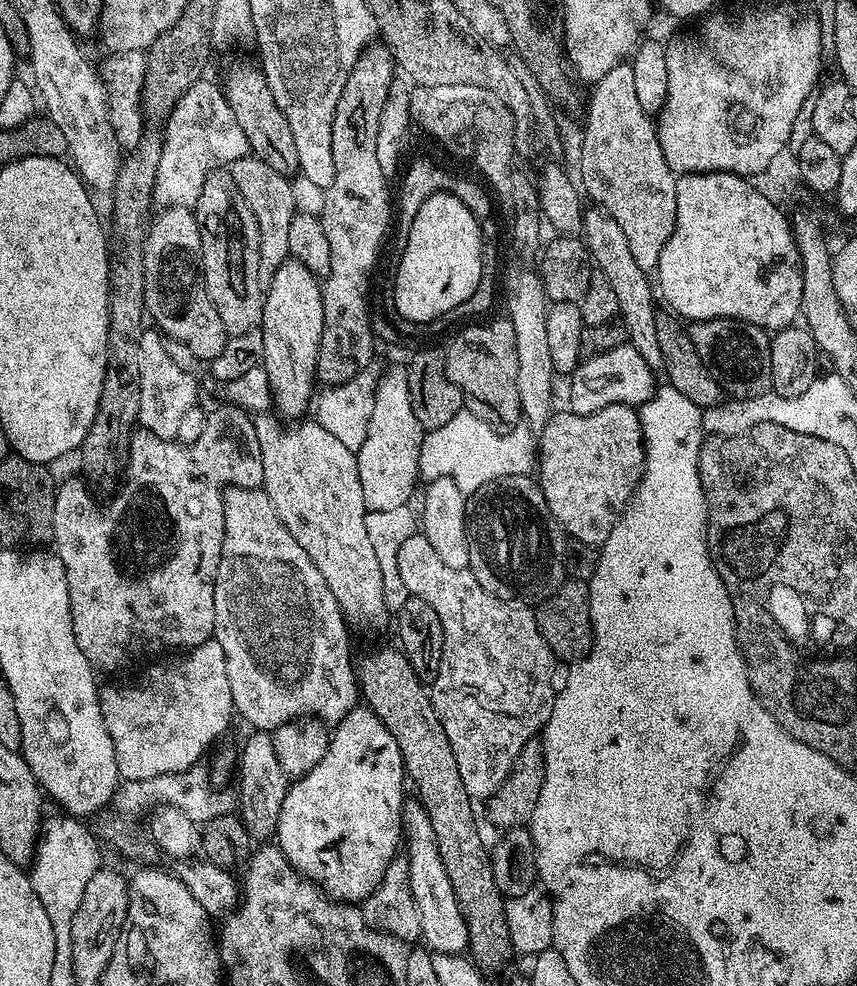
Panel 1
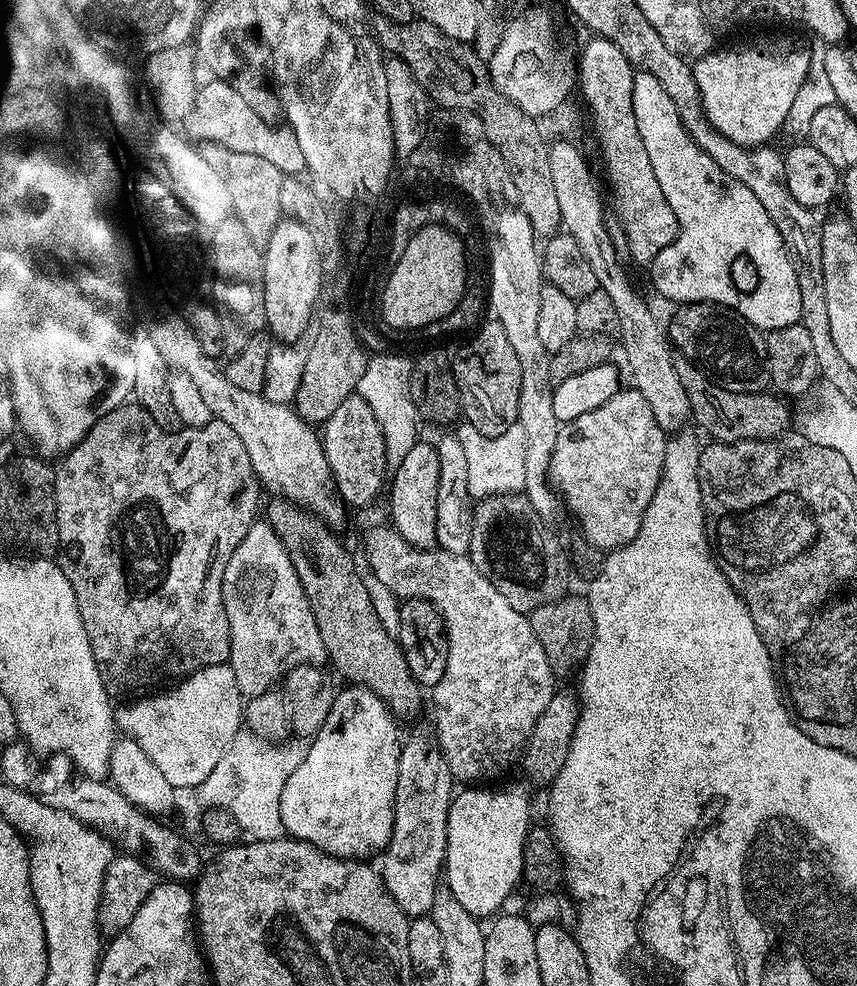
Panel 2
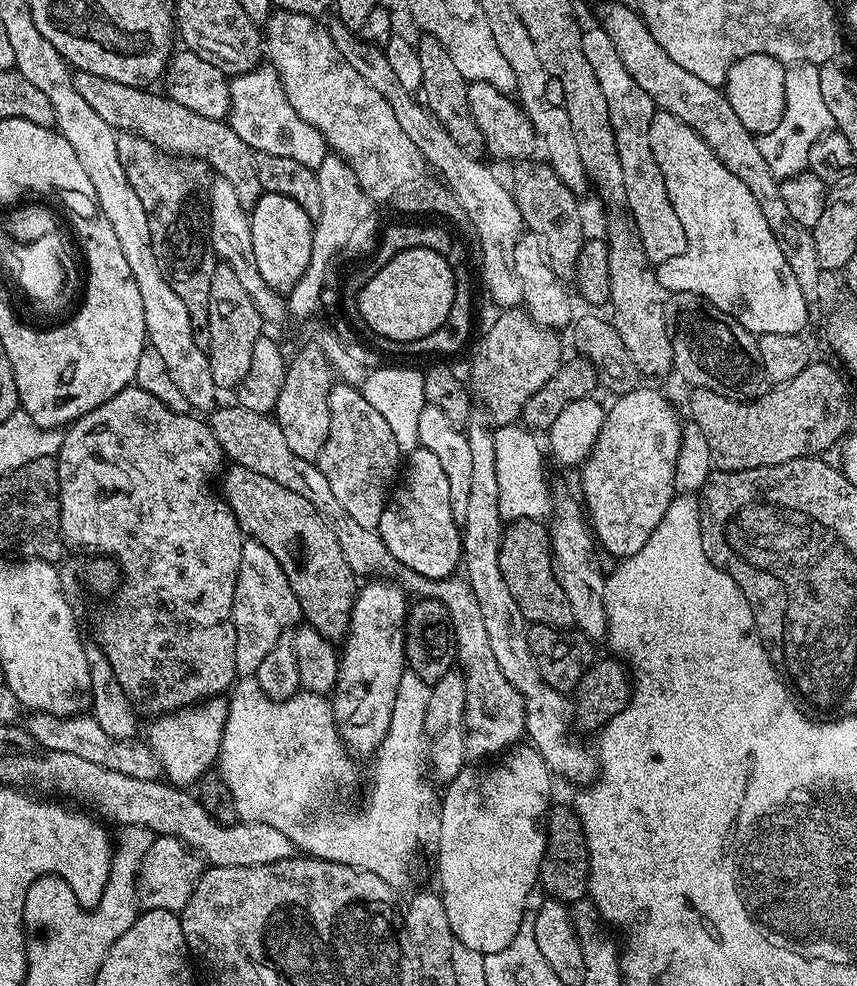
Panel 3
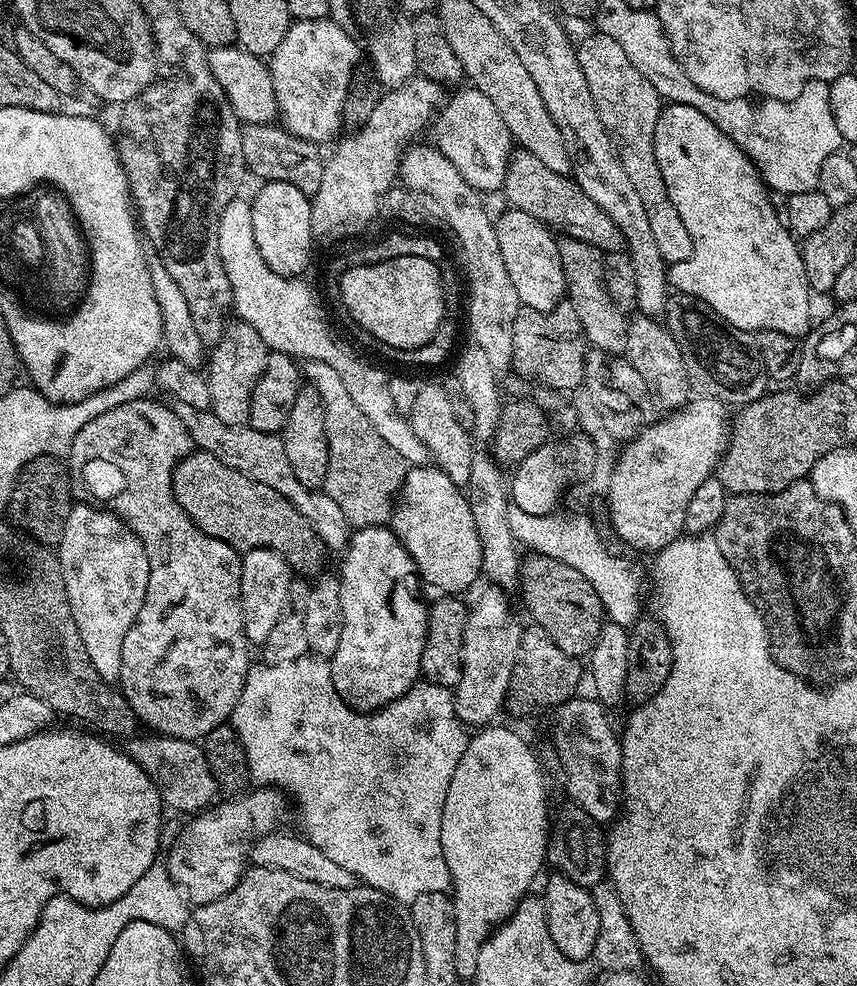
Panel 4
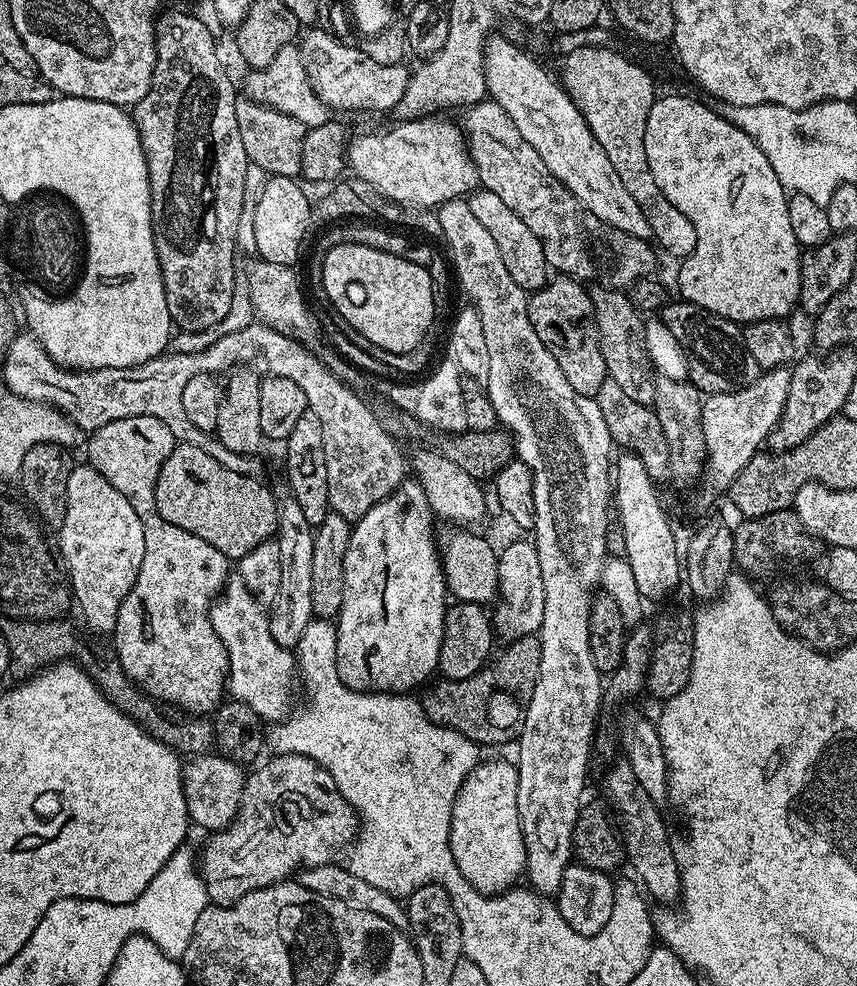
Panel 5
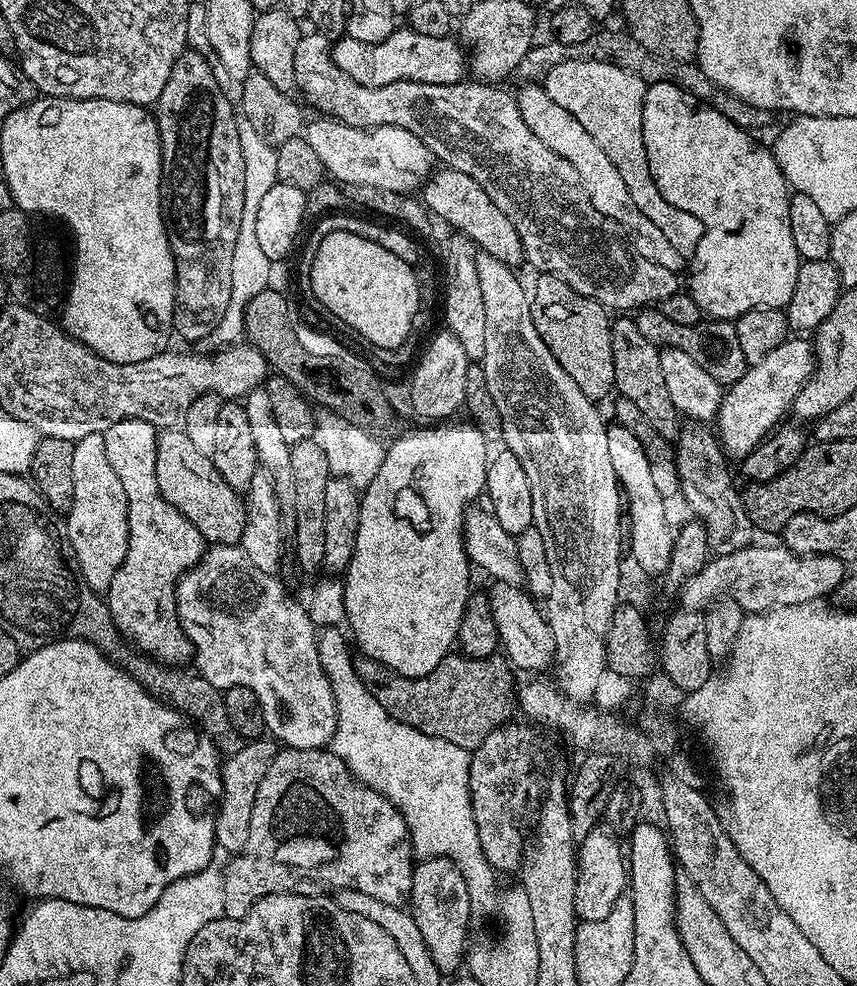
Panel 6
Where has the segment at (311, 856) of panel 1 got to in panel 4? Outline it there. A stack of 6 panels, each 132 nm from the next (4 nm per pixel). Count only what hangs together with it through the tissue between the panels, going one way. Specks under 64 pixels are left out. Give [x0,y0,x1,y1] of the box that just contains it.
[330,526,428,712]

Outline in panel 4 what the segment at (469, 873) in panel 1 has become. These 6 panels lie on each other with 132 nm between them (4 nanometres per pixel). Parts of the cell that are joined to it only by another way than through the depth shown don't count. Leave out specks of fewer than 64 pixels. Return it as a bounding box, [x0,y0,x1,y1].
[172,450,326,578]

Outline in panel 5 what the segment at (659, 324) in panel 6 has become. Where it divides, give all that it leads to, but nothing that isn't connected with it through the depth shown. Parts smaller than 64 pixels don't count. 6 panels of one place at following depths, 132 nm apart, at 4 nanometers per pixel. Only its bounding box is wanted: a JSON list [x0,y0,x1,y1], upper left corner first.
[659,302,762,393]

